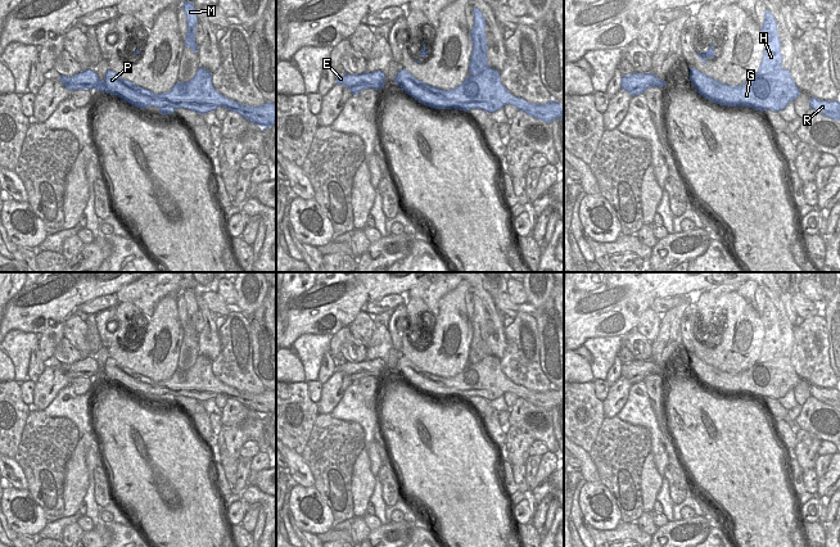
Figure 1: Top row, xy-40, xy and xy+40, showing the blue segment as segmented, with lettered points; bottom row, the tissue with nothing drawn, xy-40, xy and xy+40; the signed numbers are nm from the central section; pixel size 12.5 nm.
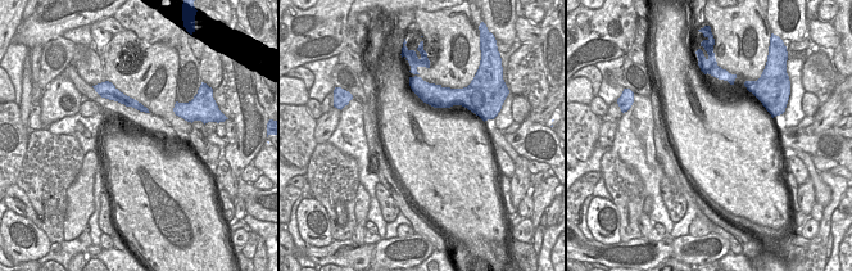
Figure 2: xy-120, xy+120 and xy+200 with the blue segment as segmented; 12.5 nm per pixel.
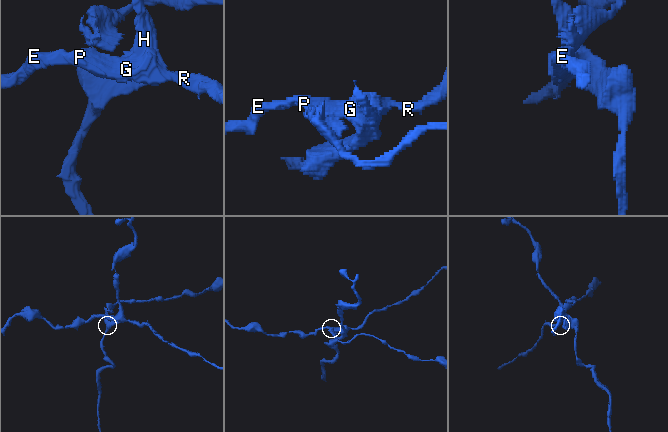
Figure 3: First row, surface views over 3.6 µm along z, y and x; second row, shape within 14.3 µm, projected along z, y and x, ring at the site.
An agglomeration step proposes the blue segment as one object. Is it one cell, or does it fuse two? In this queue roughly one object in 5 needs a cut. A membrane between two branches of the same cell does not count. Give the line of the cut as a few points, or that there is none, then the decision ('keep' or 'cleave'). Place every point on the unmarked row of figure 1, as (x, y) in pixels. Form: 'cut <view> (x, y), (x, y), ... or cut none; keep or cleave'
cut xy+40 (782, 356), (755, 364); cleave

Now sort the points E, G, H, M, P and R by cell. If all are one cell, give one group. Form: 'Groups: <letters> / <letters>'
Groups: E G P R / H M

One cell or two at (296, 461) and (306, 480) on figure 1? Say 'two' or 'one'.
one

